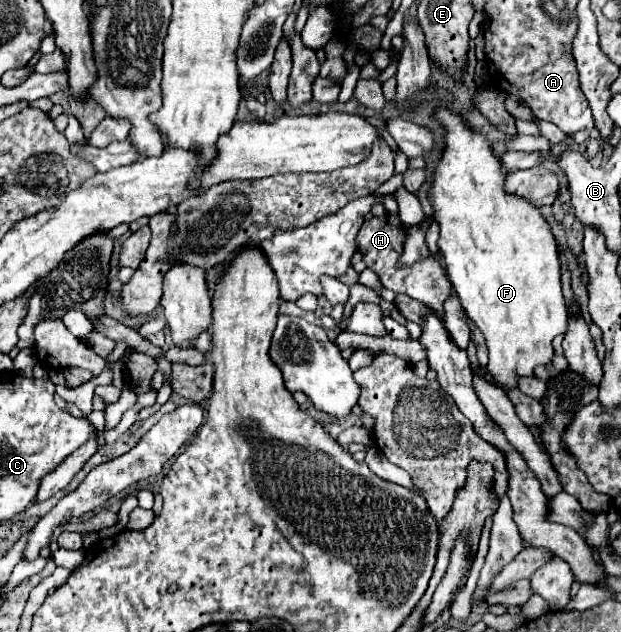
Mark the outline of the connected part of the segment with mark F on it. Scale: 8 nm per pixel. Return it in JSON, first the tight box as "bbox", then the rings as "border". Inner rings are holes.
{"bbox":[429,107,569,391],"border":[[[445,107],[437,109],[437,117],[447,127],[447,147],[439,165],[435,167],[435,181],[431,183],[429,191],[431,205],[435,209],[435,221],[441,227],[439,249],[461,305],[485,337],[489,349],[487,373],[491,375],[493,383],[511,391],[517,389],[521,377],[535,377],[535,367],[549,365],[553,361],[553,339],[563,335],[569,323],[561,293],[561,263],[557,243],[537,207],[503,191],[503,169],[499,159],[491,153],[491,143],[485,139],[485,135],[471,131],[461,117],[451,115]]]}

